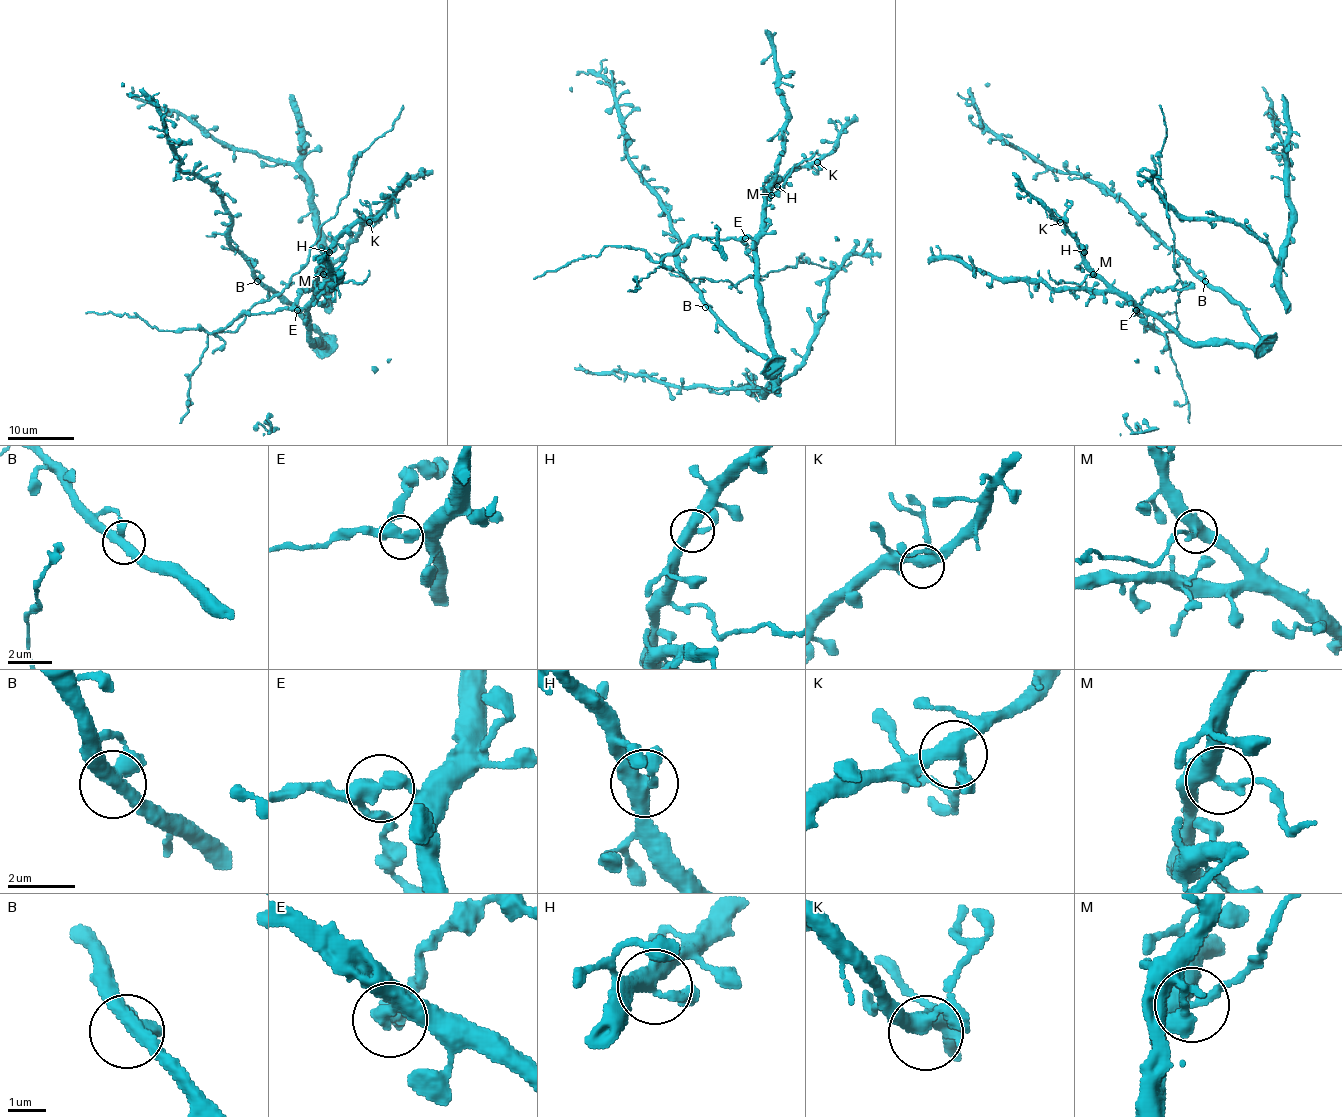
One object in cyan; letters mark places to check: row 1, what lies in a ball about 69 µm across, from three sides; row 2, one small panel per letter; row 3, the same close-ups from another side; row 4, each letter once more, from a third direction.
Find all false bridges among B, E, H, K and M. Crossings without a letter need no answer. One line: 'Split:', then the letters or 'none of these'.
Split: E, M

